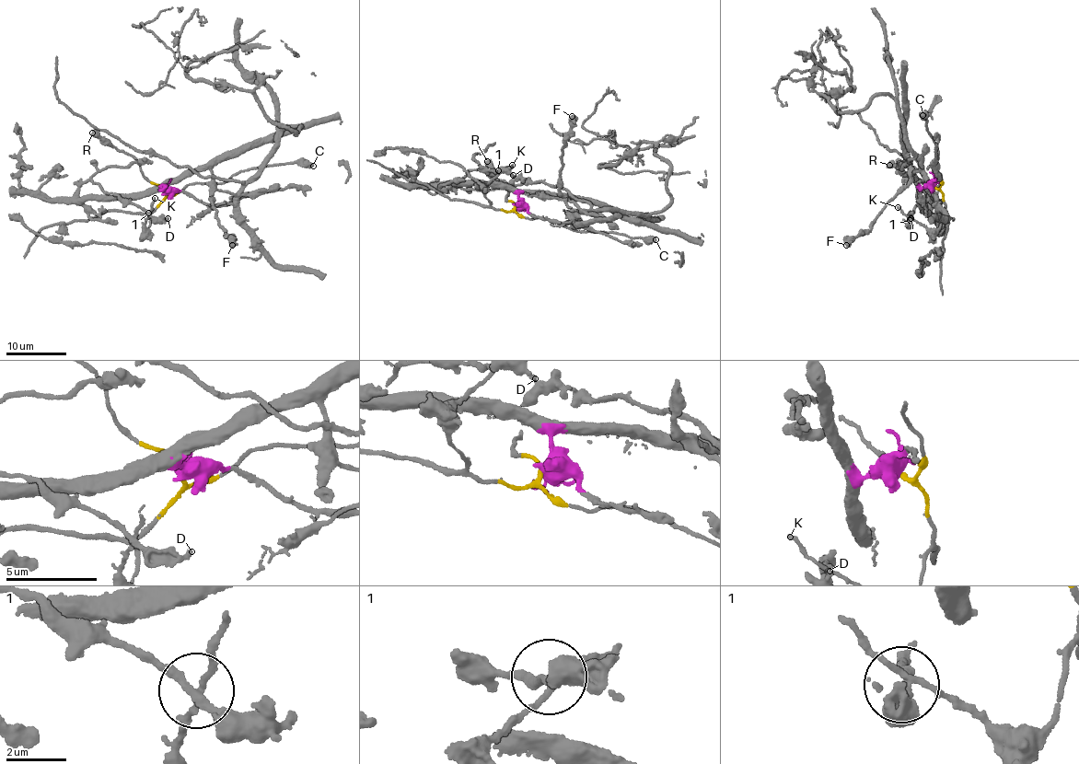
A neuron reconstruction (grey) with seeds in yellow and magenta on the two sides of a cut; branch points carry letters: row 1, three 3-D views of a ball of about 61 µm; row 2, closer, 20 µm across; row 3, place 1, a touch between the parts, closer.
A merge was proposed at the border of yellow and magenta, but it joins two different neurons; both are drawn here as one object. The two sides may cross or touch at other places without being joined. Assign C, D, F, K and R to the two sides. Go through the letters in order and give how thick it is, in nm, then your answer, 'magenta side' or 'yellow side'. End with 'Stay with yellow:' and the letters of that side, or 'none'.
C: 550 nm thick; yellow side
D: 300 nm thick; magenta side
F: 650 nm thick; magenta side
K: 200 nm thick; yellow side
R: 700 nm thick; yellow side
Stay with yellow: C, K, R

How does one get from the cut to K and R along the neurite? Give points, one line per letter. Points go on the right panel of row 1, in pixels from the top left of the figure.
K: (934, 187), (941, 191), (945, 206), (937, 229), (928, 230), (897, 207)
R: (934, 187), (912, 167), (888, 164)

